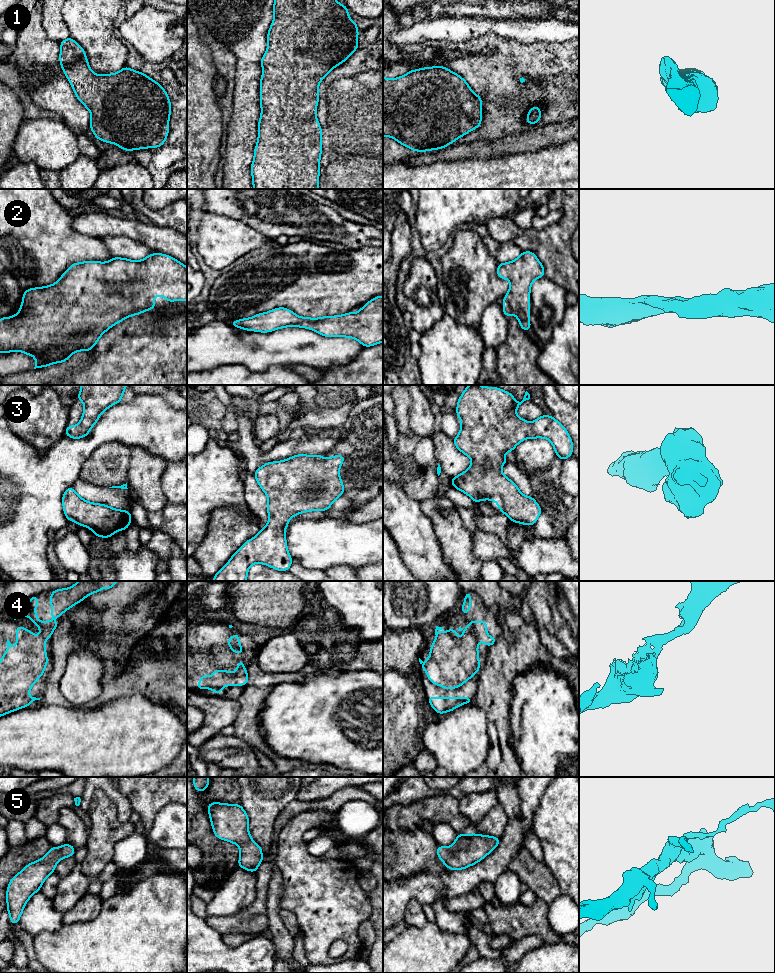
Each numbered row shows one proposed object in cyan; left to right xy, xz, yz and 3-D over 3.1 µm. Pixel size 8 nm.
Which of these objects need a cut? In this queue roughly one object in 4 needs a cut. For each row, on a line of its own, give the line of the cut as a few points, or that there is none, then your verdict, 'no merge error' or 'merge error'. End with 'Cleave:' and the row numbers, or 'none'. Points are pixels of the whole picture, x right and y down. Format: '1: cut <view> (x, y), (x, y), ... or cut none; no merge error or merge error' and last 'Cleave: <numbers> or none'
1: cut none; no merge error
2: cut none; no merge error
3: cut none; no merge error
4: cut none; no merge error
5: cut none; no merge error
Cleave: none

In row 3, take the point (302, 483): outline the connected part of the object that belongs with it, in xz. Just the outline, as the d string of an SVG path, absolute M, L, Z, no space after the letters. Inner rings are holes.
M298 454L283 461L265 463L258 468L254 477L268 498L268 524L233 554L212 578L213 581L247 581L249 567L255 563L265 564L279 571L288 571L292 565L285 537L289 519L304 512L326 511L344 494L344 486L339 475L344 459L343 455L323 459L322 454Z

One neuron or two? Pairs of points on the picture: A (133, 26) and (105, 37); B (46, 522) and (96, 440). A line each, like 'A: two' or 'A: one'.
A: two
B: one

